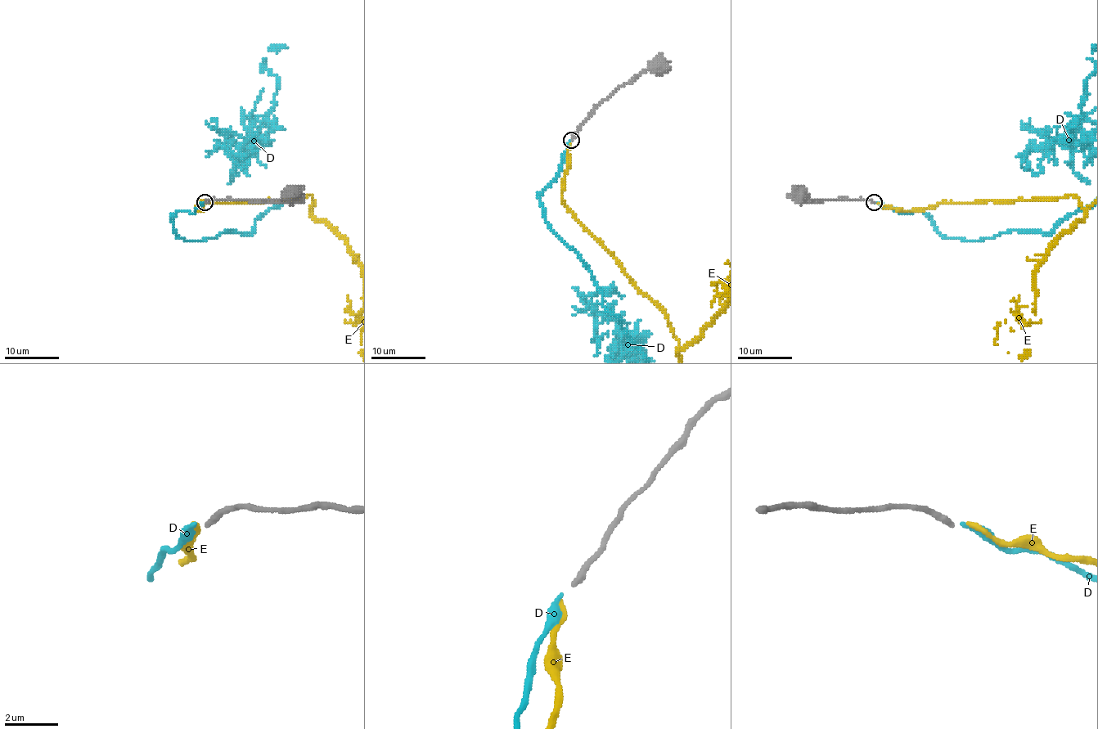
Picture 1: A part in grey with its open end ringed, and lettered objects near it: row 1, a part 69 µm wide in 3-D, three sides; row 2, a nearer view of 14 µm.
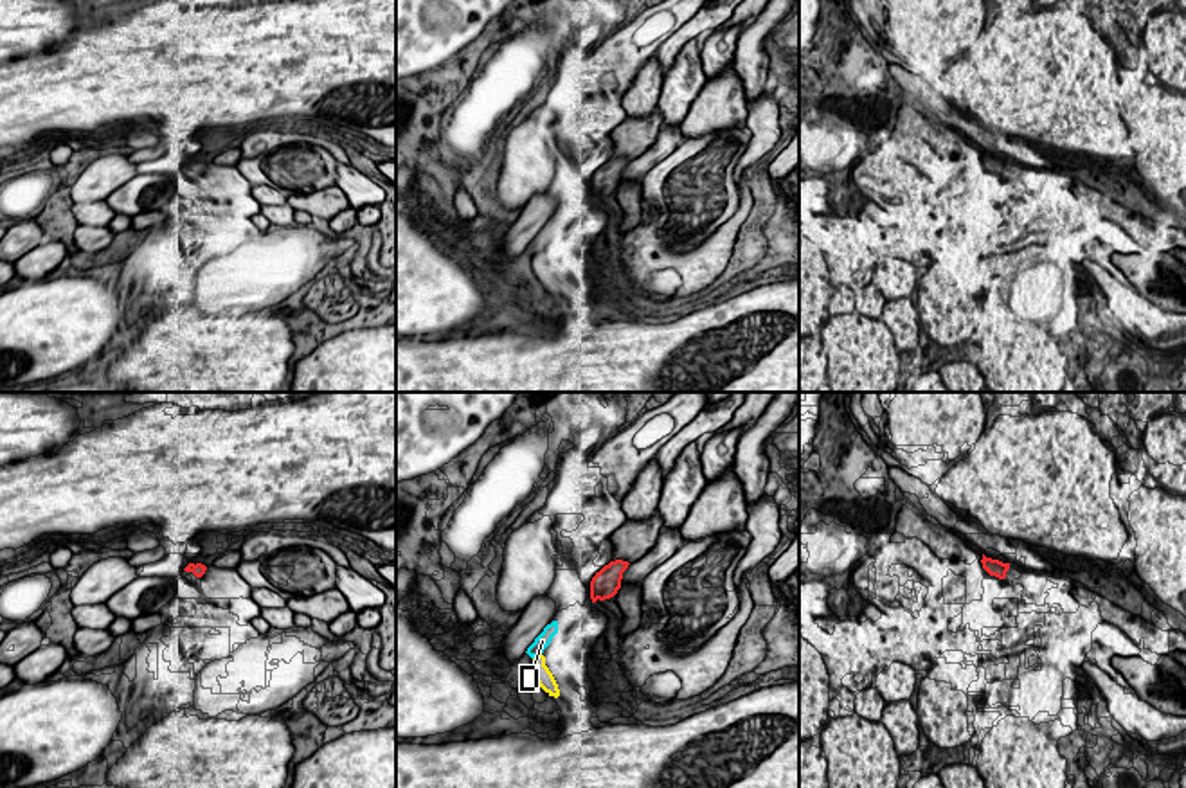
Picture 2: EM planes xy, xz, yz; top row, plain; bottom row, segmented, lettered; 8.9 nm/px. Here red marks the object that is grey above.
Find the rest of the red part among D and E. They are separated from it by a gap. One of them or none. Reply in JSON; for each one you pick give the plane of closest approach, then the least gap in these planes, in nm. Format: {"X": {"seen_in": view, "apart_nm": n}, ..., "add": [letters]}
{"D": {"seen_in": "xz", "apart_nm": 360}, "add": ["D"]}

